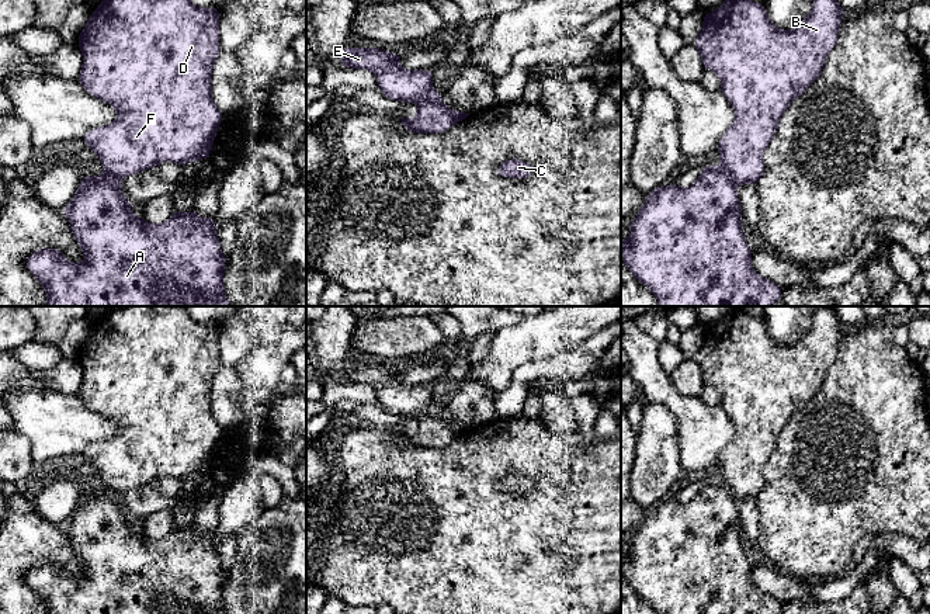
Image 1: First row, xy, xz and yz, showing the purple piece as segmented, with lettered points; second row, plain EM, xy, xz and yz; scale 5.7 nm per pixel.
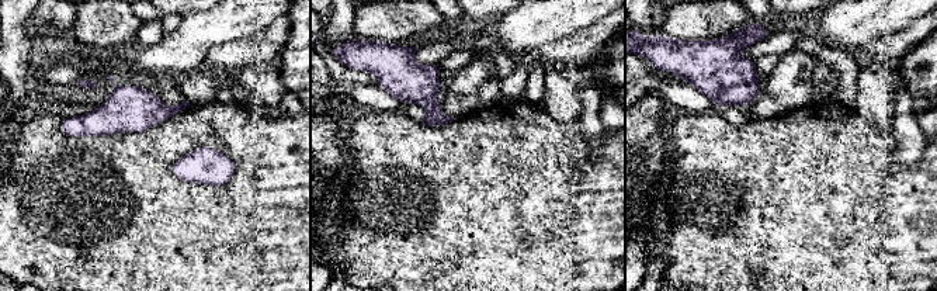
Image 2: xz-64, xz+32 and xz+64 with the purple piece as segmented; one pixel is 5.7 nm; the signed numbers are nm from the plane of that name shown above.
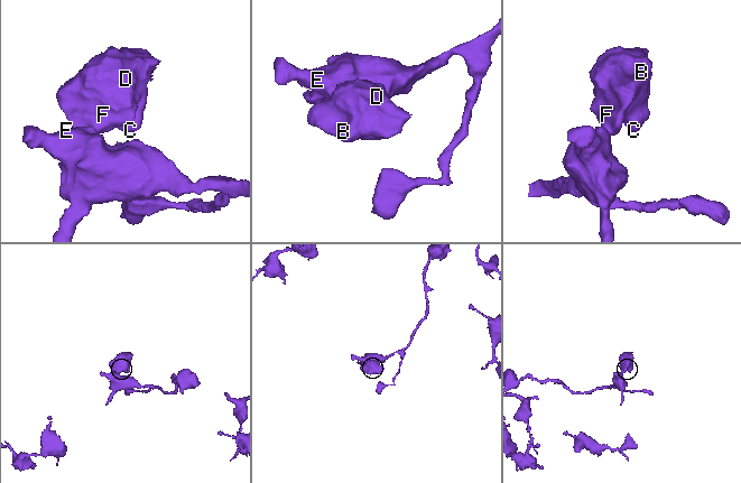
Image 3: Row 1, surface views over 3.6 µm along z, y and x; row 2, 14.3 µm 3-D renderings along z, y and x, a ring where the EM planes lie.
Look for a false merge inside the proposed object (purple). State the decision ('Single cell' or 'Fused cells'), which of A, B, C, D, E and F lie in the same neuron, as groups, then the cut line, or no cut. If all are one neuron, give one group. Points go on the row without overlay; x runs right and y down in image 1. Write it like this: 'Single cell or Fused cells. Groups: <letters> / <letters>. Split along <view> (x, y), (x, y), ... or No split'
Fused cells. Groups: A E / B C D F. Split along xz (433, 405), (419, 419)

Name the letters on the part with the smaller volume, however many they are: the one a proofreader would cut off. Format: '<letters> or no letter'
B, C, D, F

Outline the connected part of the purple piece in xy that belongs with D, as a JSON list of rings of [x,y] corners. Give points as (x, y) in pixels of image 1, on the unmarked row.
[[[119,306],[93,325],[77,351],[83,381],[76,395],[118,426],[112,438],[89,445],[81,454],[97,469],[105,490],[119,497],[163,476],[183,481],[209,472],[223,431],[211,409],[214,378],[222,367],[218,340],[219,322],[198,323],[187,308],[176,306]]]

